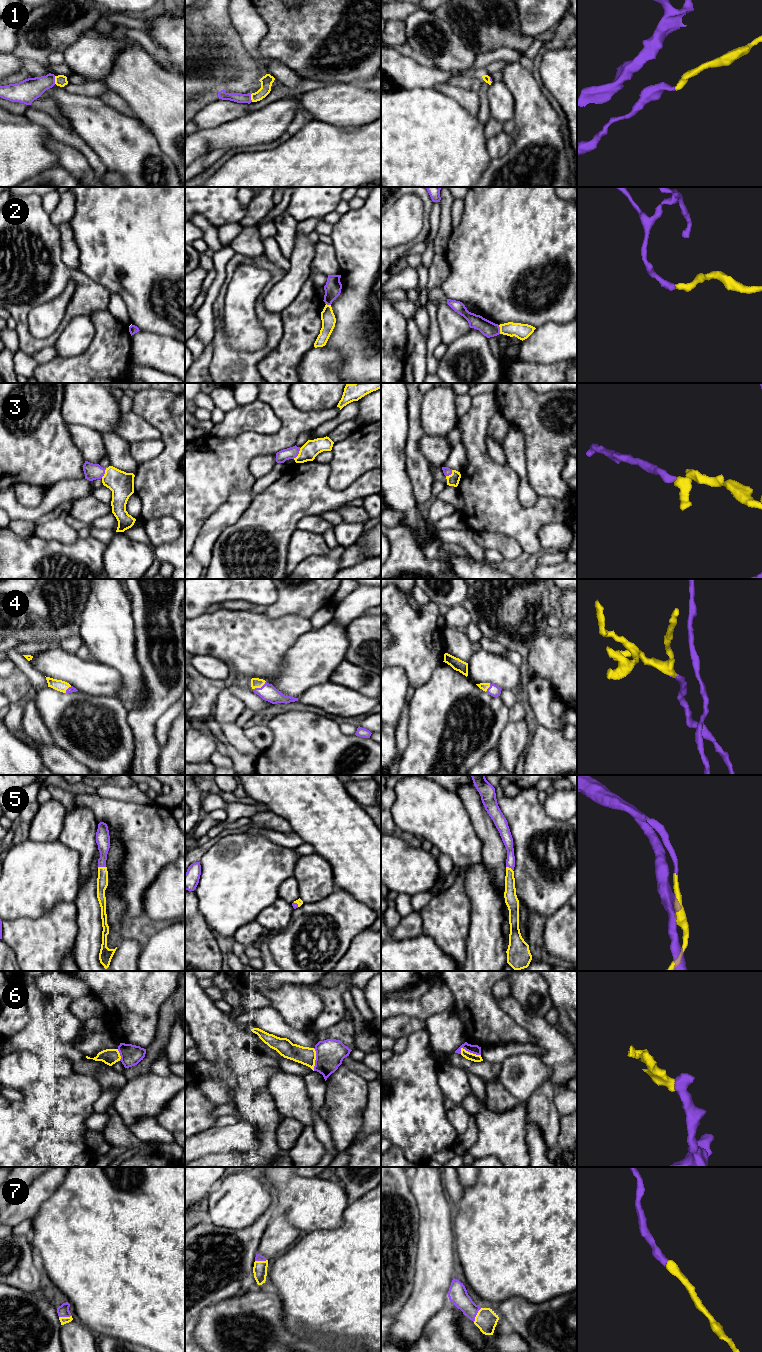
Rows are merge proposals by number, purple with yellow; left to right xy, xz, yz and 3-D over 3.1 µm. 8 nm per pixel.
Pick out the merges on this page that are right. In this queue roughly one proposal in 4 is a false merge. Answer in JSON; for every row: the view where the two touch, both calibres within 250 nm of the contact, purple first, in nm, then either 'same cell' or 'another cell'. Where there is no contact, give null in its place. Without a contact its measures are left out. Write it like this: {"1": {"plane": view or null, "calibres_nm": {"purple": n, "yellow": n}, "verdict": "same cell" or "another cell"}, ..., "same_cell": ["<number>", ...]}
{"1": {"plane": "xy", "calibres_nm": {"purple": 190, "yellow": 90}, "verdict": "same cell"}, "2": {"plane": "yz", "calibres_nm": {"purple": 130, "yellow": 130}, "verdict": "same cell"}, "3": {"plane": "xz", "calibres_nm": {"purple": 100, "yellow": 140}, "verdict": "same cell"}, "4": {"plane": "xz", "calibres_nm": {"purple": 140, "yellow": 80}, "verdict": "same cell"}, "5": {"plane": "xy", "calibres_nm": {"purple": 110, "yellow": 100}, "verdict": "same cell"}, "6": {"plane": "yz", "calibres_nm": {"purple": 80, "yellow": 60}, "verdict": "another cell"}, "7": {"plane": "yz", "calibres_nm": {"purple": 150, "yellow": 180}, "verdict": "same cell"}, "same_cell": ["1", "2", "3", "4", "5", "7"]}

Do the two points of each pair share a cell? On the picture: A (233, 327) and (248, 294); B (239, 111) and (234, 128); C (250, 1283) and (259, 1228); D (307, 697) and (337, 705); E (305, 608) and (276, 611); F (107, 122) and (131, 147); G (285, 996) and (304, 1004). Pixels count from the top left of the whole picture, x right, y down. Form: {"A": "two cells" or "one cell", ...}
{"A": "one cell", "B": "two cells", "C": "one cell", "D": "one cell", "E": "one cell", "F": "one cell", "G": "one cell"}

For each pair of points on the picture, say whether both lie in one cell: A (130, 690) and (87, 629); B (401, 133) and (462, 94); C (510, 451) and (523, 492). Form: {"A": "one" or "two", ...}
{"A": "one", "B": "two", "C": "one"}

